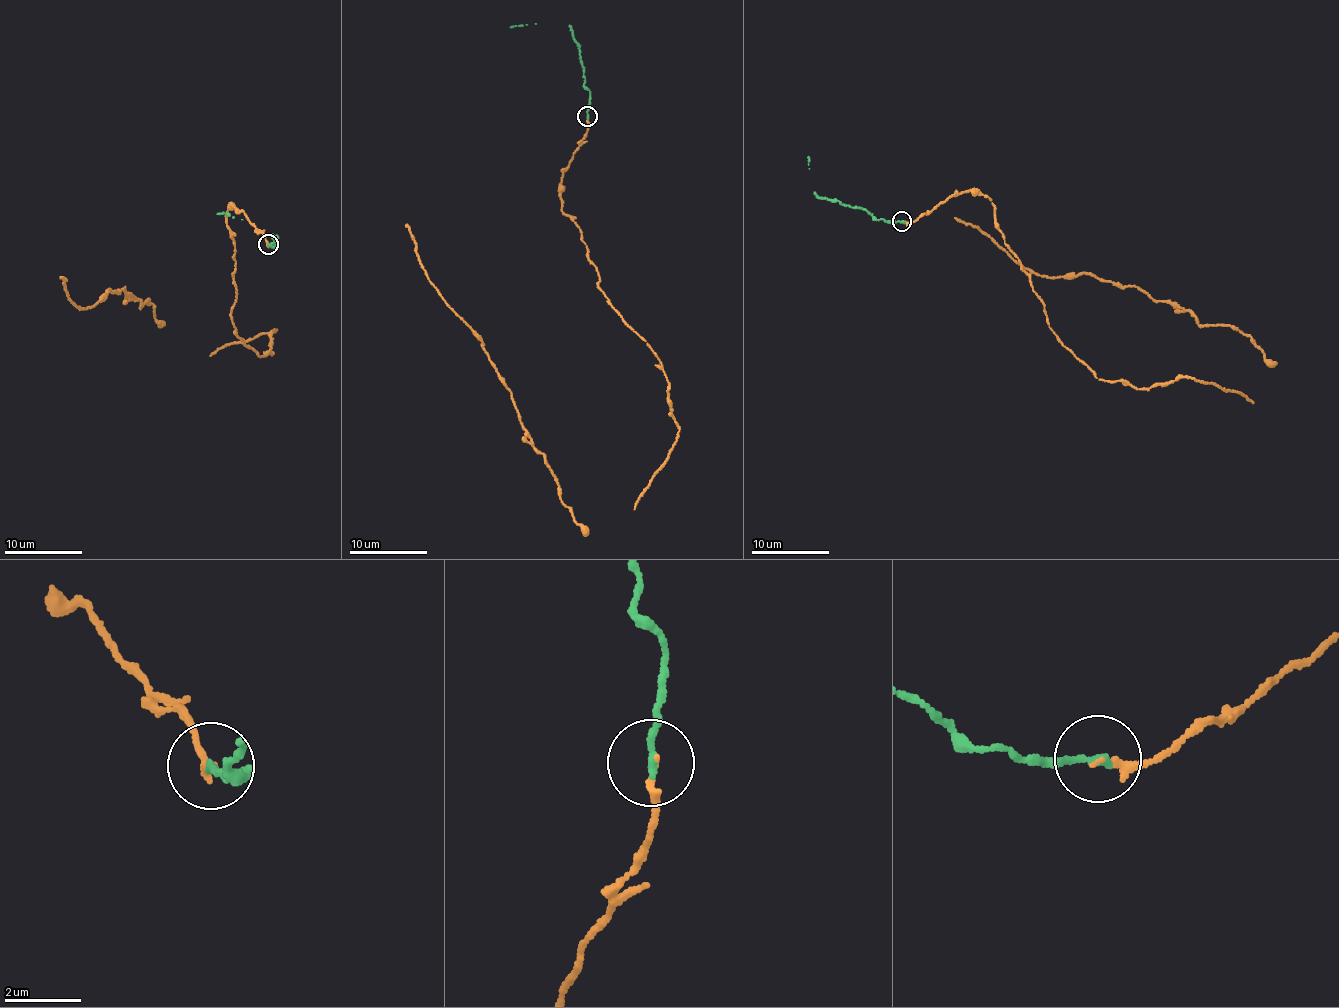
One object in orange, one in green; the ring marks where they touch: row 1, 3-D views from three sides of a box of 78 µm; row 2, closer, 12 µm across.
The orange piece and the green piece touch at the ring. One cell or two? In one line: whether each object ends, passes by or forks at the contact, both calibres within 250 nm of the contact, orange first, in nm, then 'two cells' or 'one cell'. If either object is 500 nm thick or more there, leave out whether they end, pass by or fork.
orange ends | green ends | 150/220 nm | one cell

